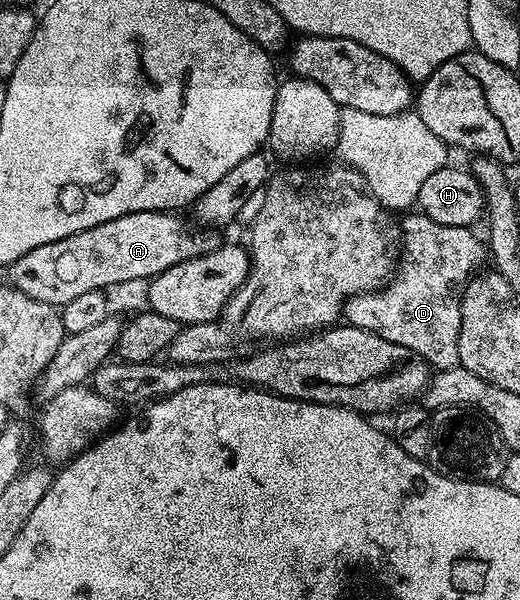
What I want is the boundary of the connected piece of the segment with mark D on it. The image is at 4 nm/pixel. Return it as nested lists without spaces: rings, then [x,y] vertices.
[[[412,211],[401,223],[404,250],[399,250],[394,276],[382,289],[348,298],[344,302],[343,320],[349,325],[382,335],[414,351],[433,370],[459,366],[458,331],[460,330],[460,296],[464,286],[486,261],[486,245],[472,234],[469,226],[450,227],[434,223],[425,213]]]

